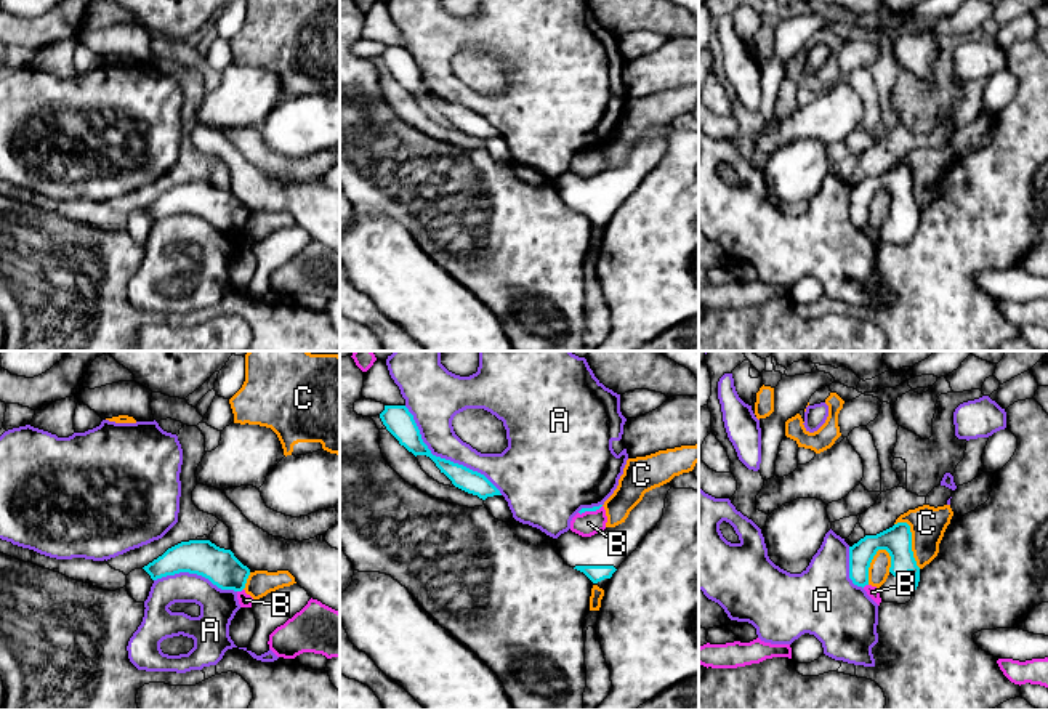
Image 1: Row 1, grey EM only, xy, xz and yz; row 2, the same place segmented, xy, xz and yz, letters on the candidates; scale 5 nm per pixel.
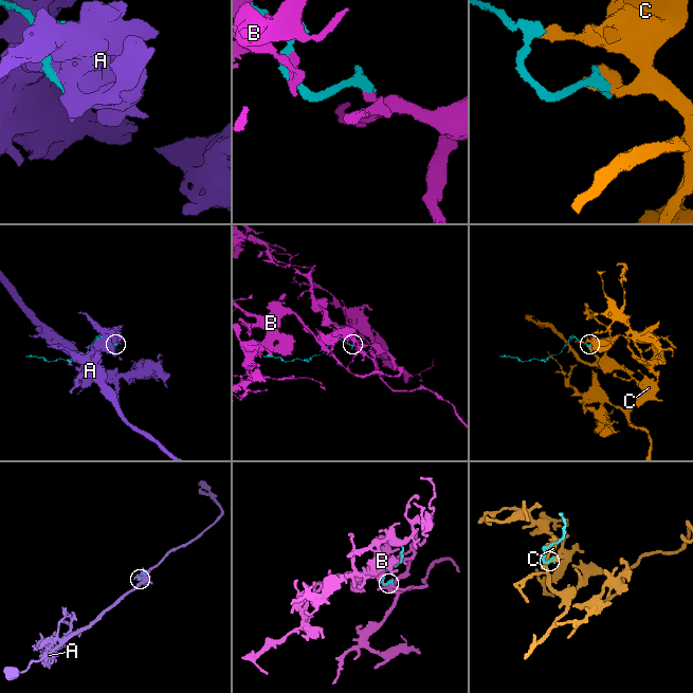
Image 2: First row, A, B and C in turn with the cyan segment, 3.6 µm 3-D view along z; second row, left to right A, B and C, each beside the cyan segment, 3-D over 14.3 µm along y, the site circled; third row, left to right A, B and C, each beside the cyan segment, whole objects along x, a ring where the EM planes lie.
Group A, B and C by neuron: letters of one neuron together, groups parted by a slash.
A / B / C

